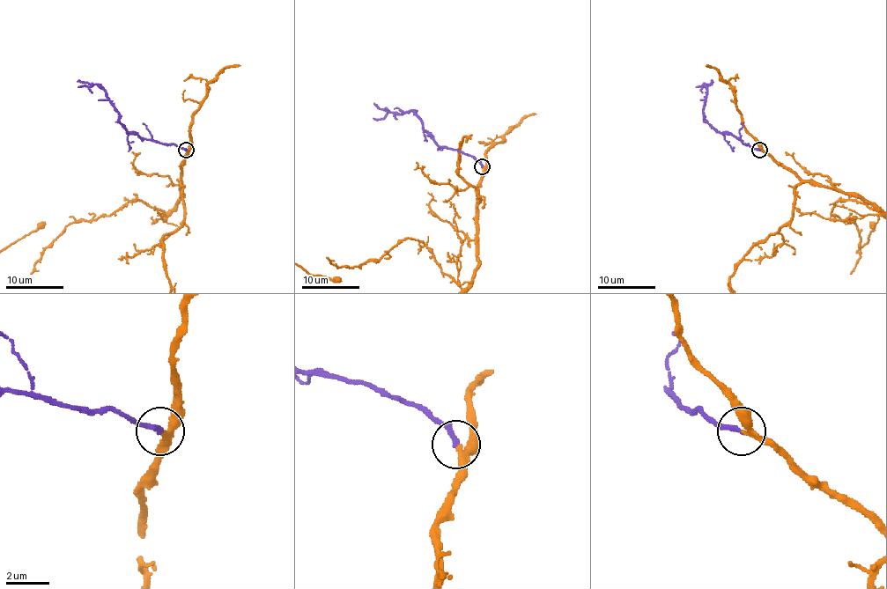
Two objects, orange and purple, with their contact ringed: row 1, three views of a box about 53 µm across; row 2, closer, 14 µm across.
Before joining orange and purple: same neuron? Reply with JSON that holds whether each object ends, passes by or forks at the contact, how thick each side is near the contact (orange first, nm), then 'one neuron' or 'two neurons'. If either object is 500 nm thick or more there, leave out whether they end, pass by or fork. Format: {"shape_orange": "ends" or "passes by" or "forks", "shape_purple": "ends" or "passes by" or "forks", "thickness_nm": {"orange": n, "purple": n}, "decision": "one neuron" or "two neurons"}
{"shape_orange": "passes by", "shape_purple": "ends", "thickness_nm": {"orange": 240, "purple": 240}, "decision": "one neuron"}

